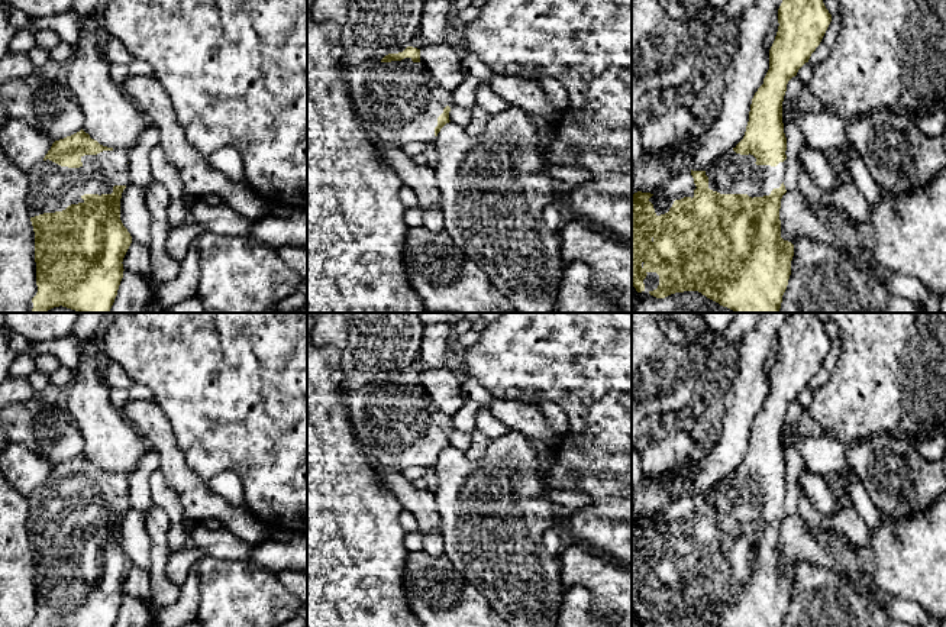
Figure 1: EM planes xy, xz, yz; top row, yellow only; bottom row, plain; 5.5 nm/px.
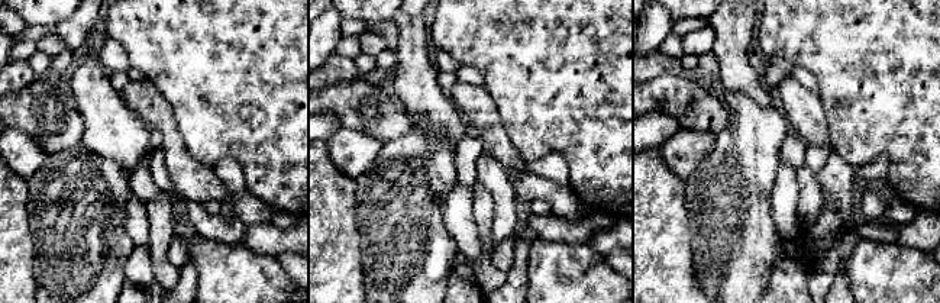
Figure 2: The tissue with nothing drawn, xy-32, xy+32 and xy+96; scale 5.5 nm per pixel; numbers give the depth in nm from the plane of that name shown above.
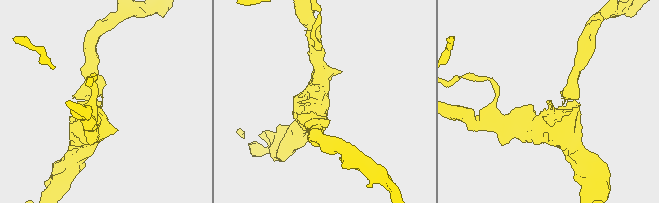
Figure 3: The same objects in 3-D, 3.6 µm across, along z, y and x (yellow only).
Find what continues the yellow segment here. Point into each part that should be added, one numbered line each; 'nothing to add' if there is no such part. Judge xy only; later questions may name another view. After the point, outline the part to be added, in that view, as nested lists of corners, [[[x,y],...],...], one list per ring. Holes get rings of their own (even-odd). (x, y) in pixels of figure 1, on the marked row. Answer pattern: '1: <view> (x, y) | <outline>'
1: xy (52, 187) | [[[120,149],[81,156],[80,168],[61,167],[49,159],[29,172],[29,216],[62,211],[84,203],[84,194],[112,194],[114,185],[129,185],[129,158]]]

